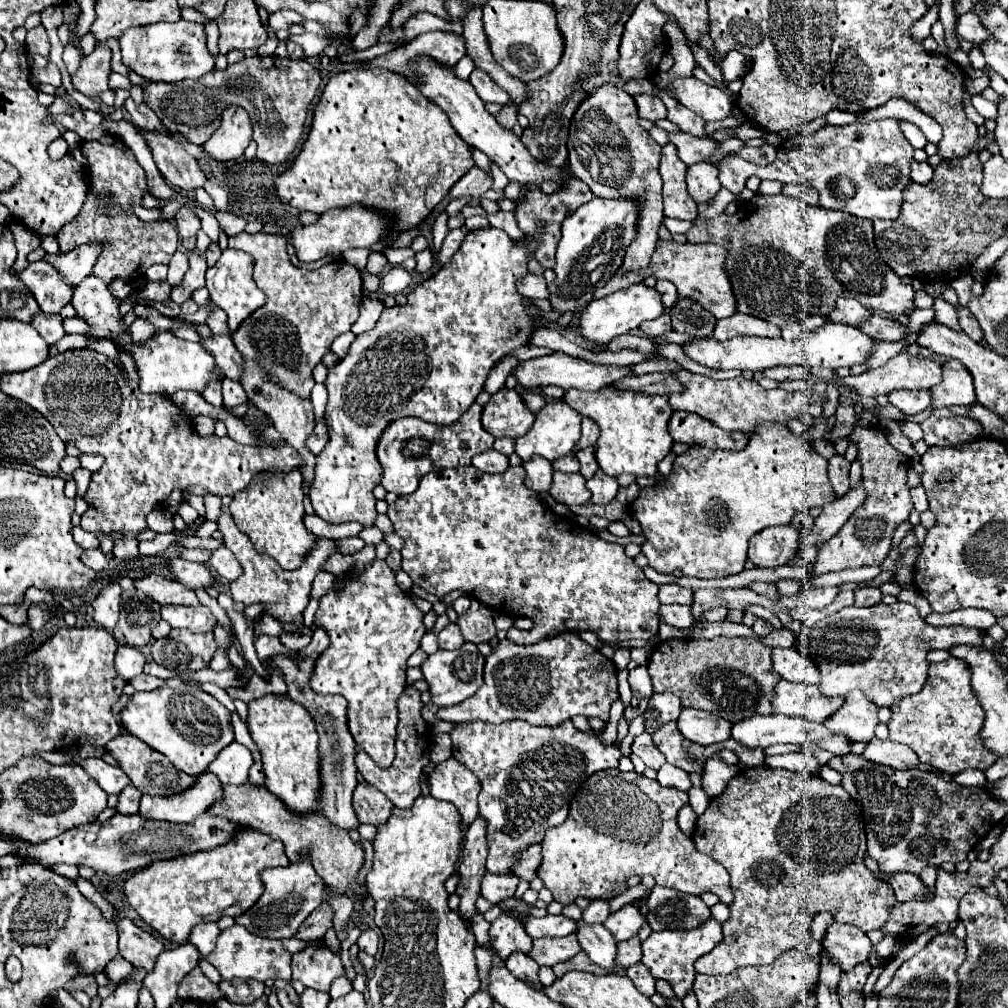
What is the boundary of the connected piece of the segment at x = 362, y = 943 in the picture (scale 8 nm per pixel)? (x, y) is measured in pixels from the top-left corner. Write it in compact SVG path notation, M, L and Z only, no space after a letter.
M365 930L365 932L361 932L361 936L357 940L357 946L359 946L361 952L365 952L369 956L375 956L377 954L377 940L379 938L373 930Z

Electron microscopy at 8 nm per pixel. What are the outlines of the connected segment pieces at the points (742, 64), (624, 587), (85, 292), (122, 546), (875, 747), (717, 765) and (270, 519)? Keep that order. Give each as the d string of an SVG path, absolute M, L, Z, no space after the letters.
M730 51L722 61L720 67L723 72L726 85L733 80L742 78L748 71L747 59L738 51Z
M463 466L459 470L435 470L435 472L431 472L431 474L421 478L419 488L413 494L399 496L397 502L389 504L387 516L393 522L395 534L399 534L405 540L405 546L401 550L401 556L403 556L401 568L403 568L403 572L407 572L411 576L413 584L417 584L419 588L427 590L429 594L435 594L437 598L441 598L443 594L447 594L451 590L461 590L461 592L467 592L471 598L479 600L481 604L489 606L493 612L529 618L533 622L531 630L515 630L515 628L511 628L507 632L507 640L515 642L515 644L527 646L527 644L537 644L539 640L545 640L549 636L557 636L557 634L563 634L563 632L585 632L585 630L595 632L607 644L621 642L621 640L633 640L633 638L651 640L657 634L657 626L659 626L657 584L653 584L651 580L645 578L643 570L635 564L633 558L629 558L625 554L625 548L621 544L605 542L591 530L585 530L585 538L583 538L583 536L579 536L575 532L575 528L567 522L567 518L563 518L563 516L555 514L553 510L549 510L541 502L539 494L535 494L533 490L529 490L525 486L525 468L523 466L509 466L503 474L485 474L481 470L475 470L475 466Z
M89 274L75 288L71 304L77 310L77 316L91 324L93 330L87 336L113 338L129 346L129 328L121 326L123 316L119 314L119 304L99 276Z
M121 538L115 542L115 548L113 548L113 556L119 558L119 560L131 560L131 558L137 558L139 556L139 542L133 540L133 538Z
M873 738L861 756L869 762L891 766L891 768L901 768L901 770L915 768L919 764L917 754L909 746L903 746L891 740L879 740L879 738Z
M715 752L707 764L705 764L705 772L703 772L703 792L709 798L715 798L719 794L723 794L727 782L739 772L741 768L737 764L727 764L719 758L719 752Z
M295 468L283 476L281 486L277 484L275 490L257 490L255 486L249 486L247 490L237 492L229 504L237 528L251 538L255 550L259 554L273 556L285 570L295 570L295 566L303 560L303 554L311 550L311 542L315 542L315 536L303 526L305 512L301 486L303 476Z

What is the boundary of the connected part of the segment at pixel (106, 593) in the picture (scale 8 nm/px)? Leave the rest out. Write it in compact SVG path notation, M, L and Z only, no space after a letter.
M109 584L91 604L95 608L93 620L105 628L113 630L115 622L119 620L119 608L121 608L121 588L119 584Z

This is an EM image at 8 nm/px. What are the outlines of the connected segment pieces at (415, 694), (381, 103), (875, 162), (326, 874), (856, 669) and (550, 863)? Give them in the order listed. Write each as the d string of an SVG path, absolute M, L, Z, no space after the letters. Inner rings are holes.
M407 686L403 690L403 694L399 696L399 726L397 726L397 756L393 760L393 764L387 768L377 766L365 752L359 752L355 756L355 764L357 770L363 774L363 778L375 786L377 790L381 790L397 808L411 808L413 800L421 794L421 770L423 766L427 766L429 762L429 754L431 754L431 732L427 722L421 716L423 710L423 702L421 702L421 692L413 686Z
M365 66L333 74L313 114L313 126L301 154L295 158L293 166L275 180L279 198L299 210L321 214L359 202L395 210L395 214L403 218L403 230L407 230L415 228L443 196L447 196L447 190L475 166L471 146L451 128L447 114L423 98L407 78L385 68Z
M887 118L887 120L875 120L869 124L853 122L847 126L823 126L811 136L799 136L796 134L784 141L777 148L777 158L775 162L767 166L755 166L747 160L743 160L737 152L725 154L723 162L717 162L719 168L719 182L723 188L731 190L733 196L737 196L745 180L749 176L759 176L761 180L779 180L783 184L803 184L803 186L813 186L819 192L819 206L827 210L841 210L849 212L859 218L885 218L885 220L895 220L901 212L903 204L903 190L911 184L911 160L913 160L913 146L909 140L903 136L899 130L899 120Z
M249 782L243 786L225 786L225 798L223 802L217 802L211 806L211 814L227 818L231 822L239 822L241 826L259 830L267 834L273 840L281 840L287 848L287 858L291 862L299 862L299 852L307 850L311 864L315 866L315 872L329 884L333 890L345 894L349 886L357 894L361 894L355 876L359 866L363 864L363 848L355 844L349 834L343 834L343 830L335 830L331 822L327 822L319 812L305 812L305 814L295 814L287 808L283 800L279 800L275 794L271 794L267 788L261 786L251 786Z
M895 602L891 606L879 604L879 606L869 606L869 608L857 608L849 606L843 608L841 612L825 618L819 622L815 628L803 632L799 636L797 648L811 658L819 670L821 670L821 682L819 690L825 696L845 696L851 690L861 690L875 702L877 706L891 706L895 700L917 694L925 682L927 682L927 654L933 650L951 650L957 644L983 644L979 630L977 628L965 628L965 626L931 626L925 622L925 618L919 616L919 610L913 604L907 602Z
M615 768L593 774L587 778L587 782L583 782L581 790L571 800L567 820L547 830L543 838L543 868L539 868L539 878L561 904L571 904L581 896L591 900L615 898L629 888L627 880L631 876L641 874L651 874L657 886L675 888L695 896L713 892L721 902L731 904L733 892L729 888L727 870L711 856L697 852L693 838L677 826L677 810L685 804L687 792L665 788L657 780L649 780L637 772L621 772ZM611 782L631 782L631 786L639 786L639 790L643 790L643 794L647 794L647 798L651 798L659 810L663 810L663 826L659 826L659 834L655 834L655 838L647 838L647 842L627 842L627 838L615 838L615 834L603 834L603 830L595 830L595 826L587 822L587 806L591 806L591 798L599 802L603 786L611 786Z

